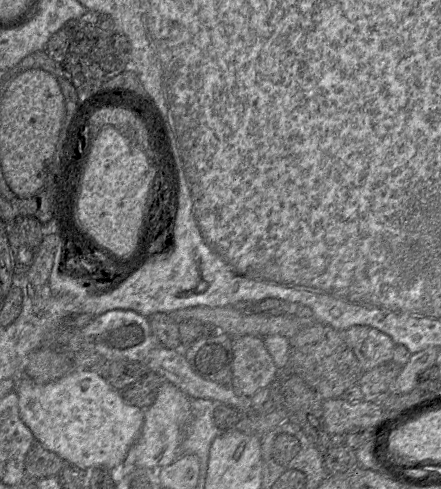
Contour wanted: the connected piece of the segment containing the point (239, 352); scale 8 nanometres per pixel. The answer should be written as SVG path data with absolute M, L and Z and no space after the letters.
M244 335L233 338L232 387L237 393L252 397L259 390L269 387L274 381L278 368L266 349L264 338Z

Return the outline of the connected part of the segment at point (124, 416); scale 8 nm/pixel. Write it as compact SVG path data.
M74 369L61 379L47 384L37 384L28 377L21 377L16 384L19 414L35 439L47 450L60 456L81 470L105 468L117 471L127 452L134 444L144 421L144 410L125 402L121 392L113 388L97 369Z

